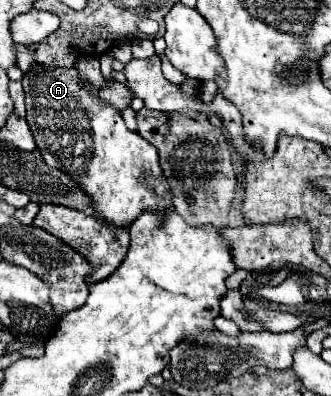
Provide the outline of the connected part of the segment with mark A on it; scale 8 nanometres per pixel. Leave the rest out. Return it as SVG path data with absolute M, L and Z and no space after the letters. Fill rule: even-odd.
M33 63L21 79L25 89L27 123L41 157L51 167L73 177L93 199L95 211L109 225L127 227L145 209L173 209L171 191L159 167L157 149L139 133L129 131L121 113L97 93L101 87L79 77L77 67L43 67Z

